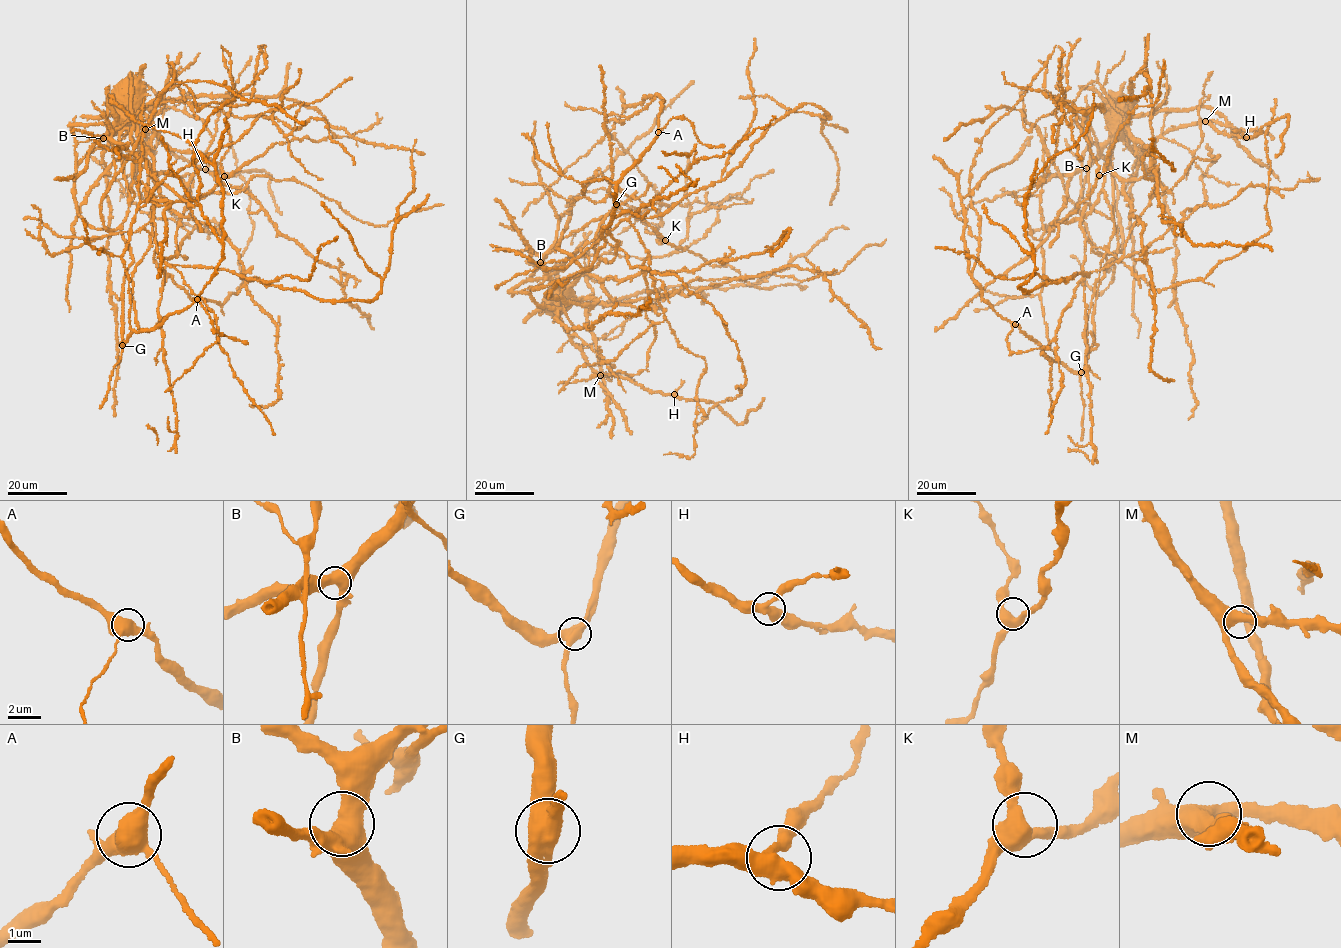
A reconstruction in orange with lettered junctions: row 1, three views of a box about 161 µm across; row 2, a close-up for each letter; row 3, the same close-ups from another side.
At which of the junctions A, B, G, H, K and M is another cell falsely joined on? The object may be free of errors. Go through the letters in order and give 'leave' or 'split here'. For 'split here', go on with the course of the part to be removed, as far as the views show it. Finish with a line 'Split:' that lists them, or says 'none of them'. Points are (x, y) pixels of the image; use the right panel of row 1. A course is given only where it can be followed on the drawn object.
A: leave
B: leave
G: leave
H: leave
K: leave
M: leave
Split: none of them

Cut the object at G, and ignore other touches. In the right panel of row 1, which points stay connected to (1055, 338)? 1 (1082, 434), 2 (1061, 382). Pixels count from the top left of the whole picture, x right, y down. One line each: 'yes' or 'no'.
1: no
2: yes

